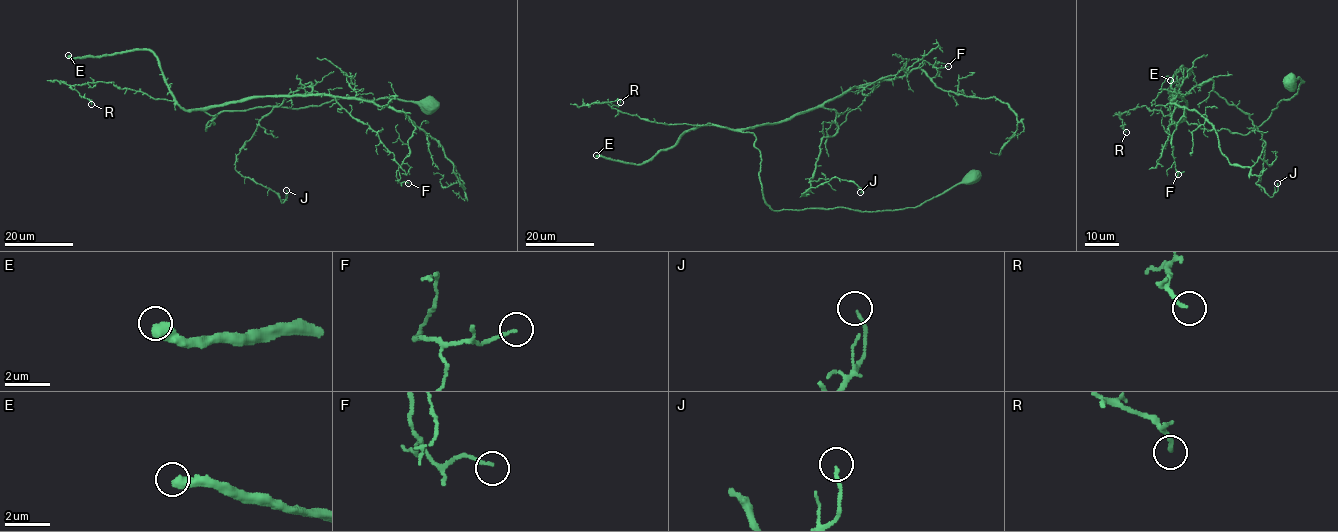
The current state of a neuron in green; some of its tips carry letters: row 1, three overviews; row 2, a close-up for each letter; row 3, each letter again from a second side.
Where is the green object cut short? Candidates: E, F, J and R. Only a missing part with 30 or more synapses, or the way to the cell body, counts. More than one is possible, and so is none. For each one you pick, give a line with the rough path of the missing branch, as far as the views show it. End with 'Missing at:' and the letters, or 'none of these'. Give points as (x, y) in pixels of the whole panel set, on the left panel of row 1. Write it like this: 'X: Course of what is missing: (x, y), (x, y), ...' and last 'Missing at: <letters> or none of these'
Missing at: E

